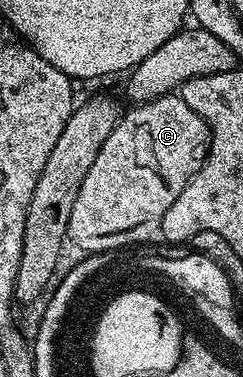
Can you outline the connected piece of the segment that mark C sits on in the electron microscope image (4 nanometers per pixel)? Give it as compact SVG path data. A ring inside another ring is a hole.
M169 95L159 97L153 101L145 101L132 107L132 110L125 112L120 120L116 122L114 131L110 131L110 136L106 139L106 143L102 143L102 151L98 151L98 156L94 159L94 164L90 166L90 171L86 171L86 179L82 179L82 187L78 187L78 199L74 199L74 207L70 210L70 223L68 224L67 240L72 241L83 252L88 255L104 255L107 249L120 249L123 245L131 245L136 247L149 239L155 238L160 231L160 224L166 215L166 211L170 211L170 203L174 203L174 199L178 199L178 195L182 195L182 191L186 187L186 183L190 183L190 179L203 167L204 162L208 160L208 149L212 145L212 133L208 130L208 125L198 115L198 111L194 111L194 107L189 107L179 95Z

